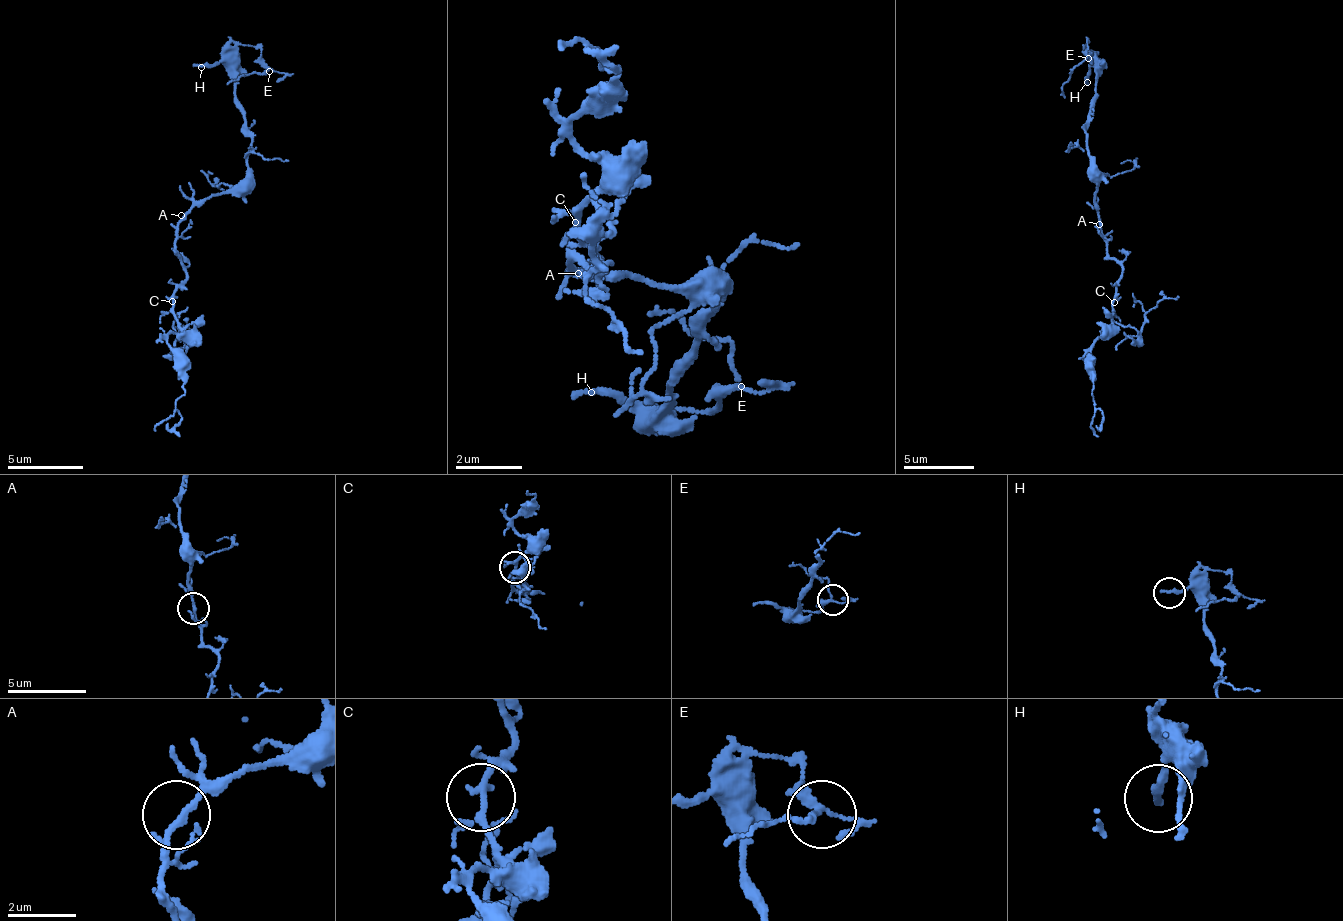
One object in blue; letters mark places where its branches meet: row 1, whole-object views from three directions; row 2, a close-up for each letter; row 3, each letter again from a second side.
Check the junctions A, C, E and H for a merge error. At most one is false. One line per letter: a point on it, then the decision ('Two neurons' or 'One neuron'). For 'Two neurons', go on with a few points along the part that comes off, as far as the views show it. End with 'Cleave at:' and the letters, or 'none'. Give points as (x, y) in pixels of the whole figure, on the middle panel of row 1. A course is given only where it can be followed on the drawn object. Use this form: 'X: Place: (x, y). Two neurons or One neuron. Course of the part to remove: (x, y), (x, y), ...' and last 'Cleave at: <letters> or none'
A: Place: (578, 273). One neuron
C: Place: (575, 222). One neuron
E: Place: (741, 386). One neuron
H: Place: (591, 392). One neuron
Cleave at: none

